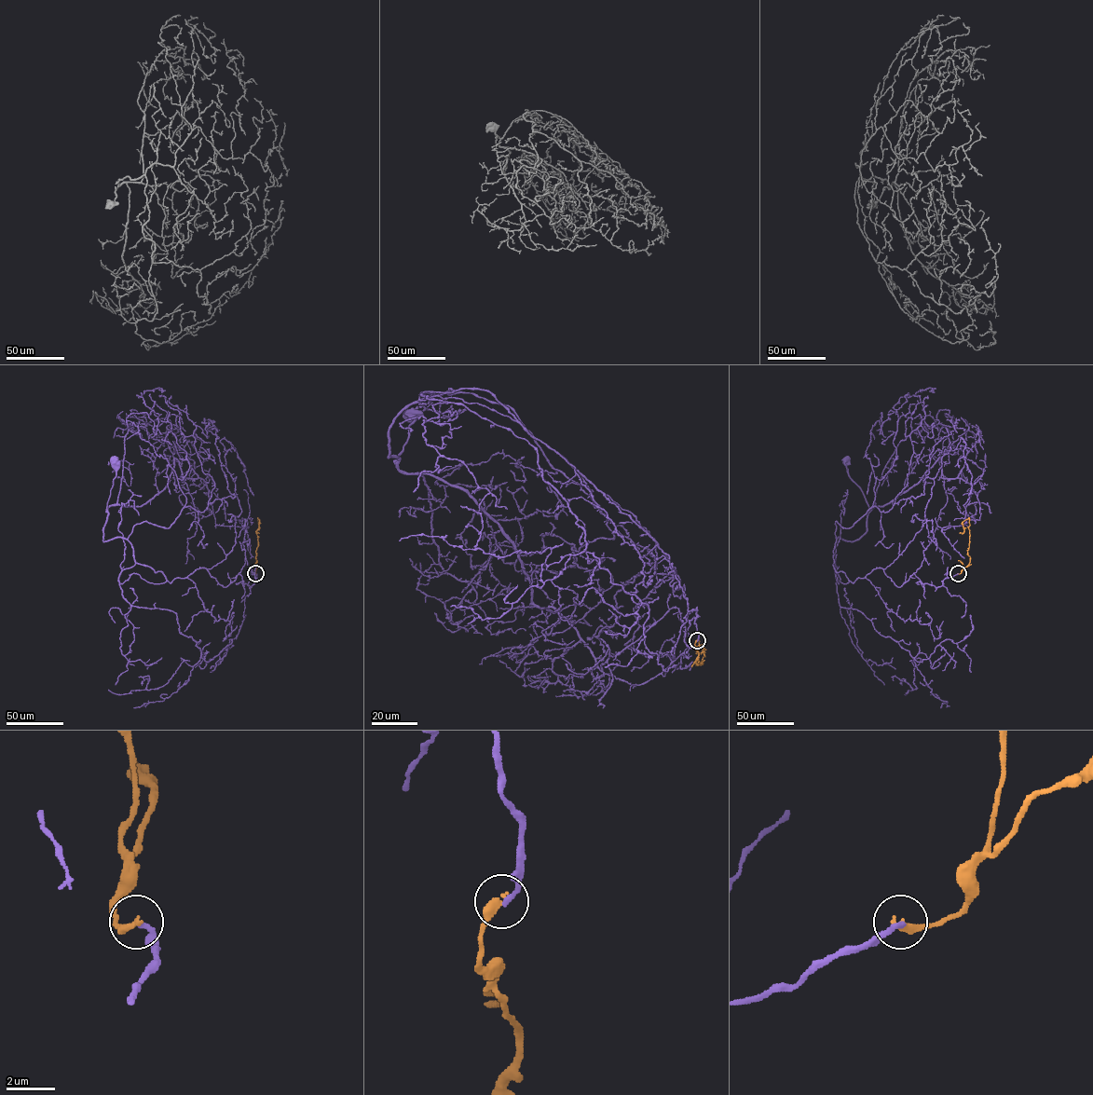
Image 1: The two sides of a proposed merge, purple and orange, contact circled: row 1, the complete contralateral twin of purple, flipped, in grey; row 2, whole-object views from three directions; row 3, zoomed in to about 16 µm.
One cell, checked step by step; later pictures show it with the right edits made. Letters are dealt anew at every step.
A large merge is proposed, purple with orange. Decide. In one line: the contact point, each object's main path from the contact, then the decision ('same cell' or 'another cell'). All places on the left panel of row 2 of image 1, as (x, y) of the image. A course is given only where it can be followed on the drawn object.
place (255, 573); course purple (255, 573), (250, 588), (204, 568), (170, 582), (126, 540), (103, 540), (114, 458); course orange (255, 573), (257, 518), (259, 528), (256, 532), (259, 533); same cell

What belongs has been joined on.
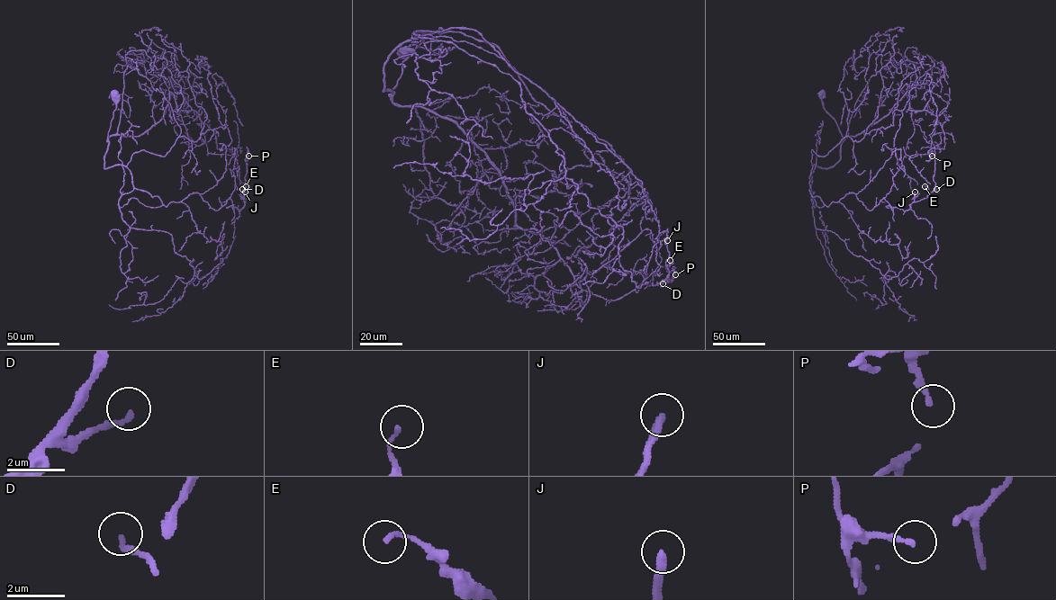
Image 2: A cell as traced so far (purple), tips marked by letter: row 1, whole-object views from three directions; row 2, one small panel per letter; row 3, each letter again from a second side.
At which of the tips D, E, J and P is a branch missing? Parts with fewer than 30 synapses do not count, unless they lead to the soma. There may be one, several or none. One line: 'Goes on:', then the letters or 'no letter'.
Goes on: J

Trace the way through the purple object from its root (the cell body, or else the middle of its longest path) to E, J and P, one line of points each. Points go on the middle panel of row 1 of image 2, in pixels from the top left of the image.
E: (403, 50), (391, 96), (384, 65), (398, 47), (475, 29), (642, 183), (670, 260)
J: (403, 50), (391, 96), (384, 65), (398, 47), (441, 28), (475, 29), (630, 169), (667, 240)
P: (403, 50), (391, 96), (384, 65), (398, 47), (475, 29), (642, 183), (667, 232), (667, 282), (675, 274)

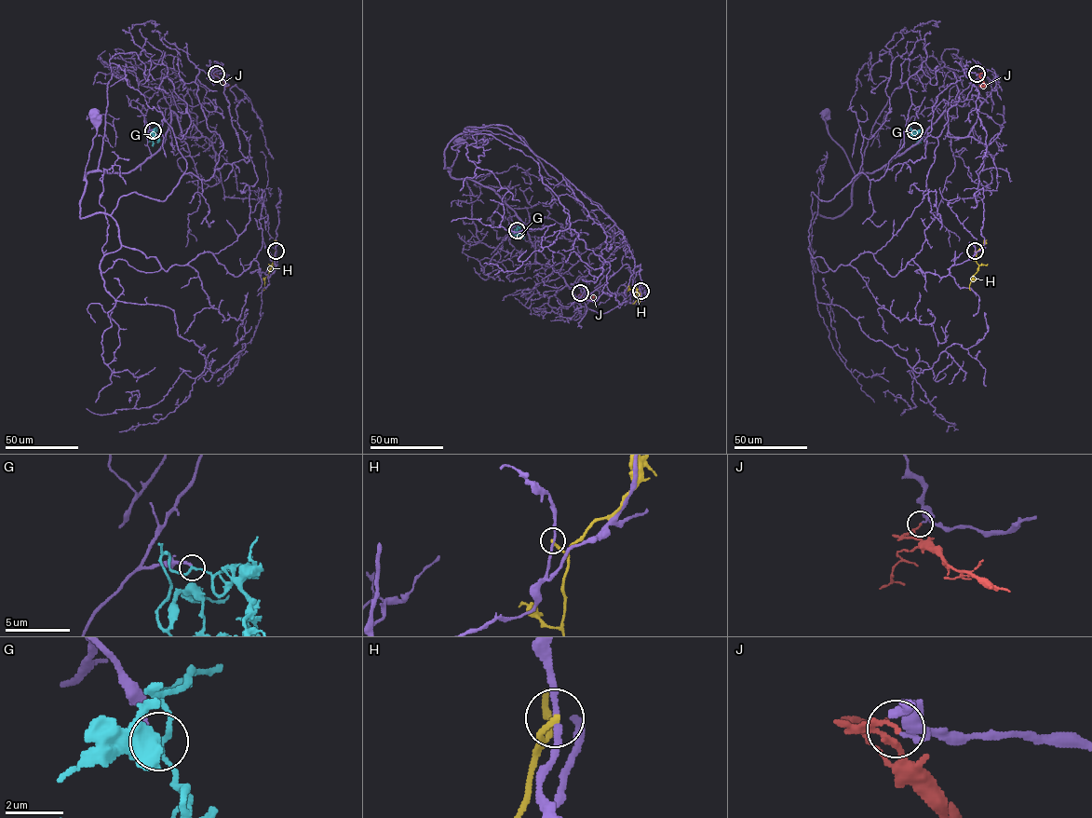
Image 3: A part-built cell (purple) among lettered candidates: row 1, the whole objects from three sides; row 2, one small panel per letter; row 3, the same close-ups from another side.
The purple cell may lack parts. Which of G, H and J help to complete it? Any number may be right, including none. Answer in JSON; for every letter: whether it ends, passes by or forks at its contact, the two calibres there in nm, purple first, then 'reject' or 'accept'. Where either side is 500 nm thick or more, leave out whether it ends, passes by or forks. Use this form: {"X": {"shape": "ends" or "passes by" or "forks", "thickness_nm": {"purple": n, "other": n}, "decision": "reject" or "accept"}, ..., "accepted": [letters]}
{"G": {"shape": "passes by", "thickness_nm": {"purple": 190, "other": 180}, "decision": "reject"}, "H": {"shape": "ends", "thickness_nm": {"purple": 190, "other": 190}, "decision": "reject"}, "J": {"shape": "ends", "thickness_nm": {"purple": 220, "other": 120}, "decision": "accept"}, "accepted": ["J"]}

